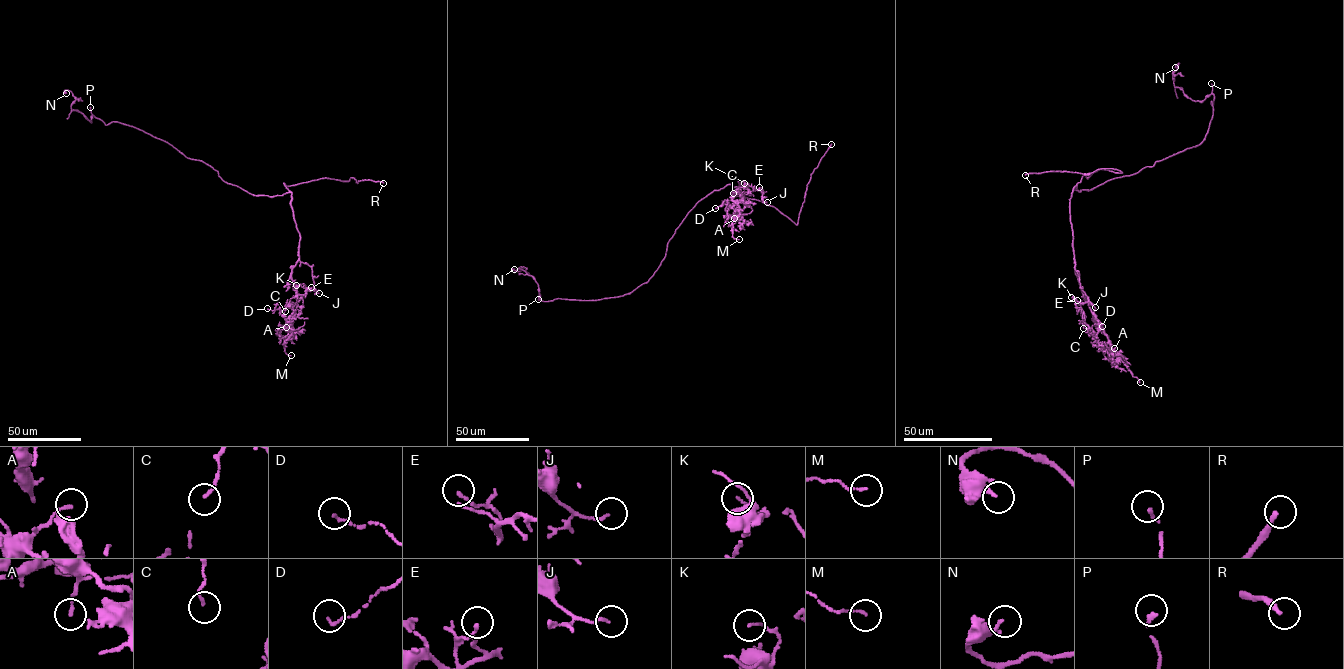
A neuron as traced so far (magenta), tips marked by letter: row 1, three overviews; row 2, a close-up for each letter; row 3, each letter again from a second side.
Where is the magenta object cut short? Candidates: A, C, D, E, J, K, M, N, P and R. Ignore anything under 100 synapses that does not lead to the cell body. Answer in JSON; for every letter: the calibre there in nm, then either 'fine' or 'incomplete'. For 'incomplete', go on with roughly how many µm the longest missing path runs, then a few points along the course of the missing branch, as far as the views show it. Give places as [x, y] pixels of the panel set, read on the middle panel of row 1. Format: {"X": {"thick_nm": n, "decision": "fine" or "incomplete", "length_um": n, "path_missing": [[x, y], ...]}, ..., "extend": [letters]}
{"A": {"thick_nm": 140, "decision": "fine"}, "C": {"thick_nm": 120, "decision": "fine"}, "D": {"thick_nm": 120, "decision": "fine"}, "E": {"thick_nm": 70, "decision": "fine"}, "J": {"thick_nm": 110, "decision": "fine"}, "K": {"thick_nm": 90, "decision": "fine"}, "M": {"thick_nm": 100, "decision": "fine"}, "N": {"thick_nm": 130, "decision": "fine"}, "P": {"thick_nm": 160, "decision": "fine"}, "R": {"thick_nm": 240, "decision": "incomplete", "length_um": 25, "path_missing": [[831, 144], [834, 140], [831, 133], [812, 125]]}, "extend": ["R"]}

